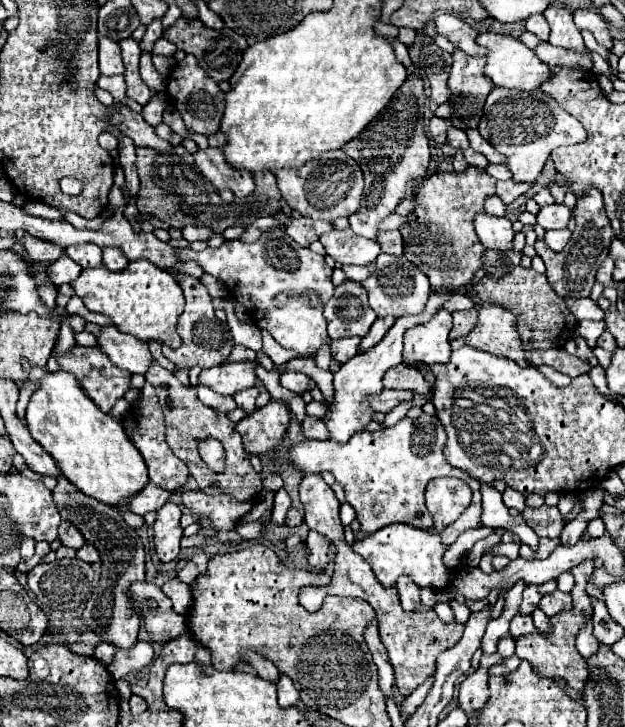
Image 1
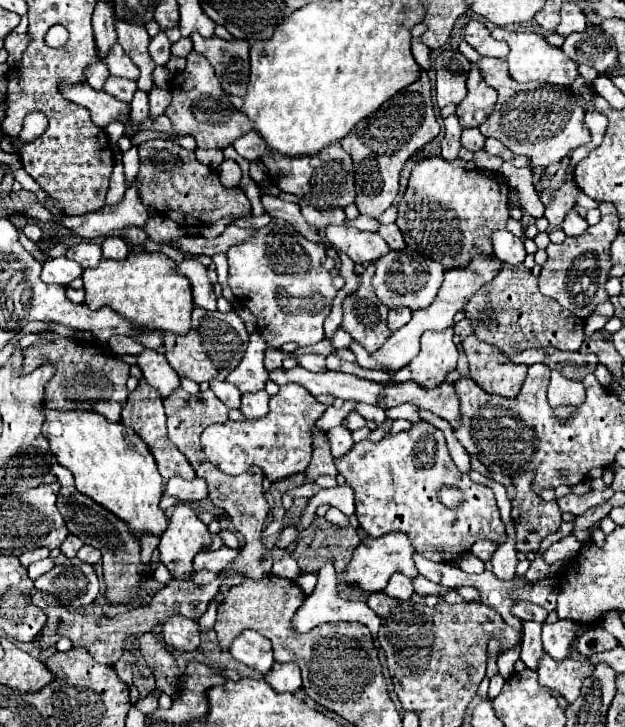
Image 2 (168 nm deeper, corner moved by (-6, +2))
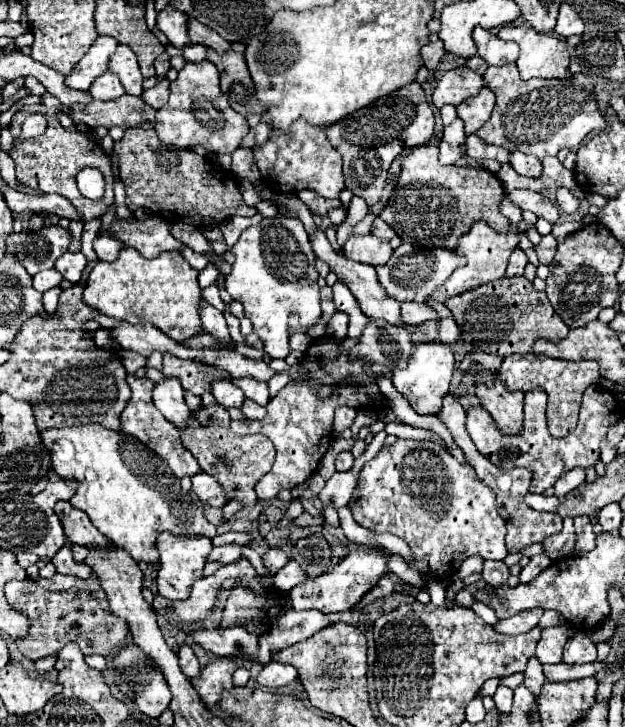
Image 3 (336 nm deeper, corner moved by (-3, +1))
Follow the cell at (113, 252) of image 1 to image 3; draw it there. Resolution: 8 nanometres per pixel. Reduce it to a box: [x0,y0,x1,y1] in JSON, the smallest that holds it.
[93,234,123,262]

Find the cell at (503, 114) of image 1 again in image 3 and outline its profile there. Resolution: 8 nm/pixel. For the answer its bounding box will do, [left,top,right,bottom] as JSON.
[479,64,607,160]

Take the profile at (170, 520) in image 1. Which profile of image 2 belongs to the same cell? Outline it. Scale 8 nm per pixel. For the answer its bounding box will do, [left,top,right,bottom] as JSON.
[160,505,212,581]

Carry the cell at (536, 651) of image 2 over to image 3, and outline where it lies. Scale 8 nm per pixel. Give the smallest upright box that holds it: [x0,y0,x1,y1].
[523,656,545,694]

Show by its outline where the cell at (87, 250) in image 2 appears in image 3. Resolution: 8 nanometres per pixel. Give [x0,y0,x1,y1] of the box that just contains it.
[55,252,87,284]

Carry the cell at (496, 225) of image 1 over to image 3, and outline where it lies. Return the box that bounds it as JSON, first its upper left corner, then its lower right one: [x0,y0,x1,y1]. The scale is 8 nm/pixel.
[505,248,527,276]

